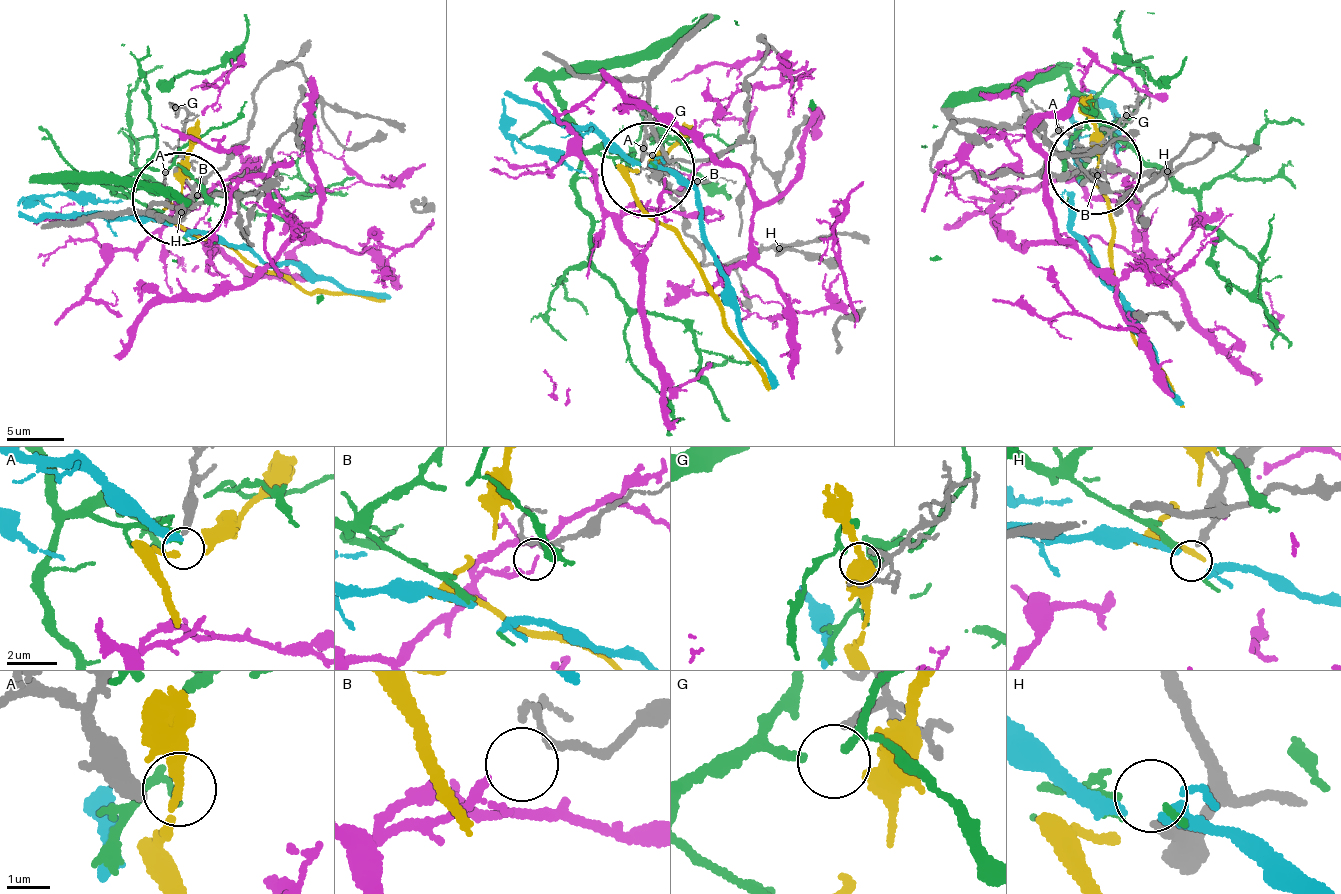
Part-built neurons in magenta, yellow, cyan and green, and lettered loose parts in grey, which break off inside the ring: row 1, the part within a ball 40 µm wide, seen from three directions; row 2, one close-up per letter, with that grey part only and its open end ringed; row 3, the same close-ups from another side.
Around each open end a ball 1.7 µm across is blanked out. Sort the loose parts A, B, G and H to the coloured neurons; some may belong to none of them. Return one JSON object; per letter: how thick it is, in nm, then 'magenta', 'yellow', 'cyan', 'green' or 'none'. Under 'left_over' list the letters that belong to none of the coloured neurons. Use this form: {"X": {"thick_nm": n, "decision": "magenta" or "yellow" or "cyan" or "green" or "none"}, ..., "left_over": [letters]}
{"A": {"thick_nm": 380, "decision": "none"}, "B": {"thick_nm": 160, "decision": "magenta"}, "G": {"thick_nm": 190, "decision": "none"}, "H": {"thick_nm": 280, "decision": "none"}, "left_over": ["A", "G", "H"]}

